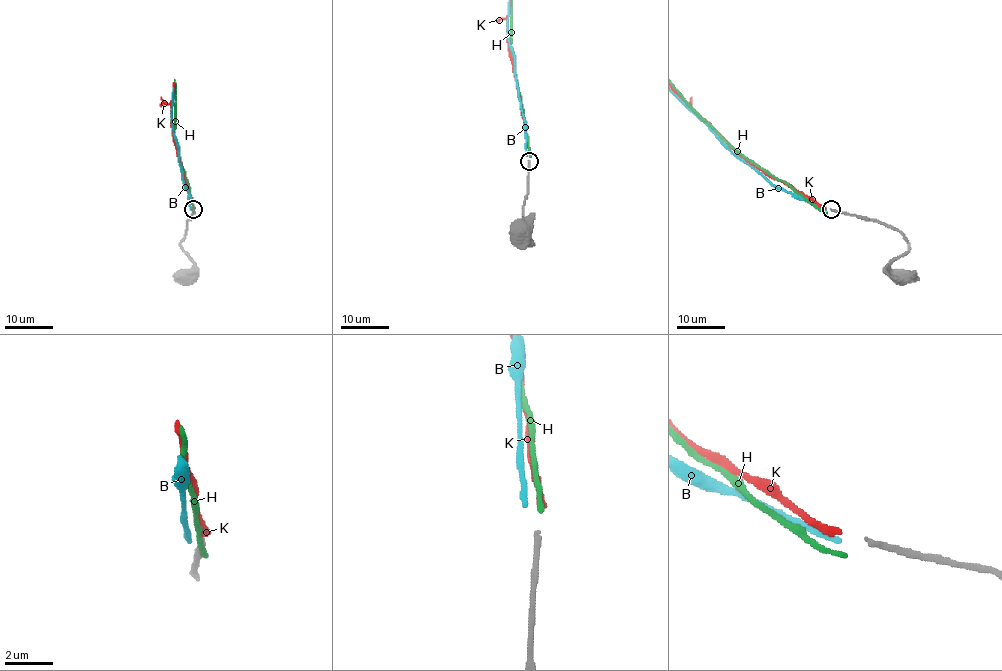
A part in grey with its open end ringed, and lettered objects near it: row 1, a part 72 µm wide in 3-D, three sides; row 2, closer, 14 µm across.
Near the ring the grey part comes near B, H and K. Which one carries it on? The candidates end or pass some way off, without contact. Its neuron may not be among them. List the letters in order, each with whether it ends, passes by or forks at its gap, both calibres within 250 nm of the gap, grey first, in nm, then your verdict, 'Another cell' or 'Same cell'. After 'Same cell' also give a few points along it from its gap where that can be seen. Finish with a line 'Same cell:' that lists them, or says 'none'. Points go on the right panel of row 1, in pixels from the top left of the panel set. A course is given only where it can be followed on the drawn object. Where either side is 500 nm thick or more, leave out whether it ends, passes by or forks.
B: It ends there. Thickness 240 nm (grey) against 260 nm. Another cell
H: It ends there. Thickness 240 nm (grey) against 190 nm. Another cell
K: It ends there. Thickness 240 nm (grey) against 280 nm. Same cell
Same cell: K

